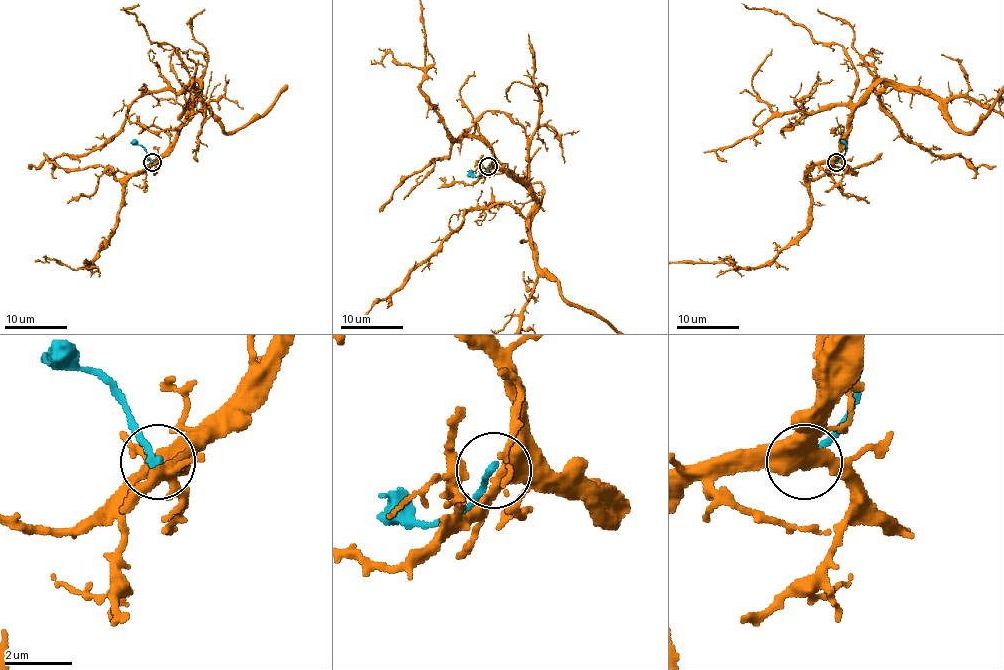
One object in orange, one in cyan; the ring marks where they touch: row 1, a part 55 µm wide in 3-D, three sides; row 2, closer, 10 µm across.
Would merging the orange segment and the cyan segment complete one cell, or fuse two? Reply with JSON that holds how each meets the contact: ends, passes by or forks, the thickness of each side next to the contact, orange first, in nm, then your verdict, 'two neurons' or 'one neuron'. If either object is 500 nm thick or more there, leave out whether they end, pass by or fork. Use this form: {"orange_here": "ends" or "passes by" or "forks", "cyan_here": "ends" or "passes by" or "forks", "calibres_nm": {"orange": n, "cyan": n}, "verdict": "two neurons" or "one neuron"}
{"orange_here": "passes by", "cyan_here": "ends", "calibres_nm": {"orange": 480, "cyan": 220}, "verdict": "two neurons"}

